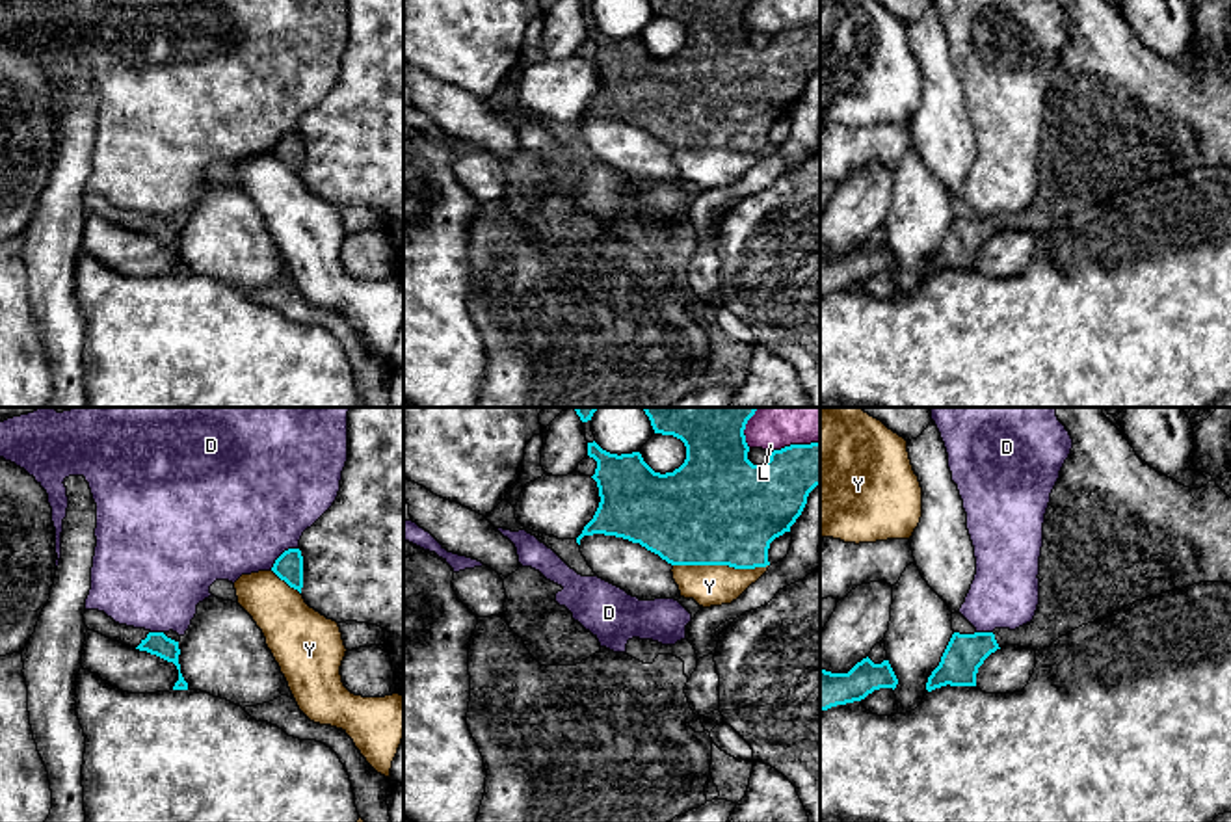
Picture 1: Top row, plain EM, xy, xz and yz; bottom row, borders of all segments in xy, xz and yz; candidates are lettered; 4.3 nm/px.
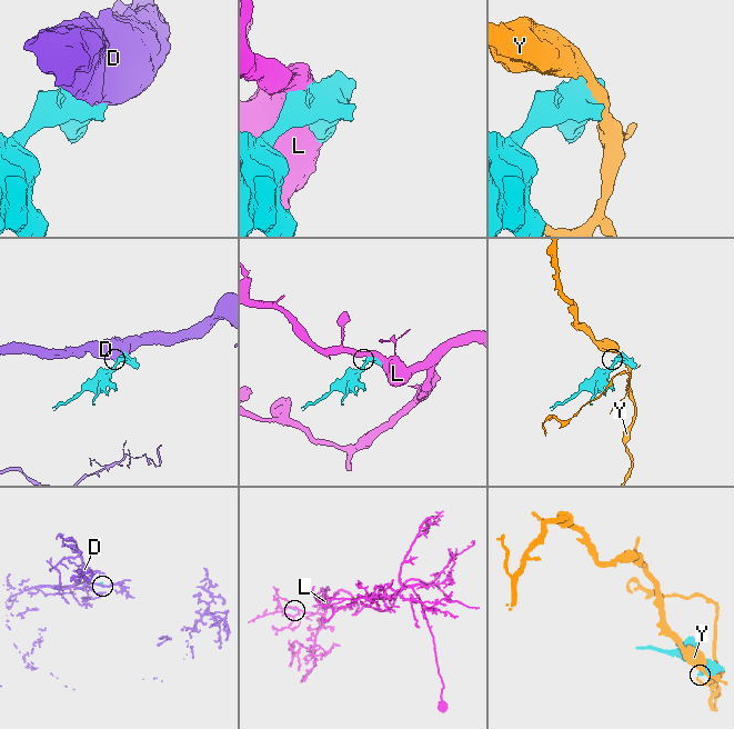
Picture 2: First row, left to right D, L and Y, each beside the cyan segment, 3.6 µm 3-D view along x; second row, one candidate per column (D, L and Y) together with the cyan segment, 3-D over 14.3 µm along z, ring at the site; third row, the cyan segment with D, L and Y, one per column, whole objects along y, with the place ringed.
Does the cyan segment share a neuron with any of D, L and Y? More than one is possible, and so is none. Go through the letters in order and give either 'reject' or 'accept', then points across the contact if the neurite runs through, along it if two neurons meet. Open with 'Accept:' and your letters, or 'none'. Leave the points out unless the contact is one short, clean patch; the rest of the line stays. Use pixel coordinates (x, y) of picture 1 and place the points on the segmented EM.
Accept: none
D: reject
L: reject
Y: reject

